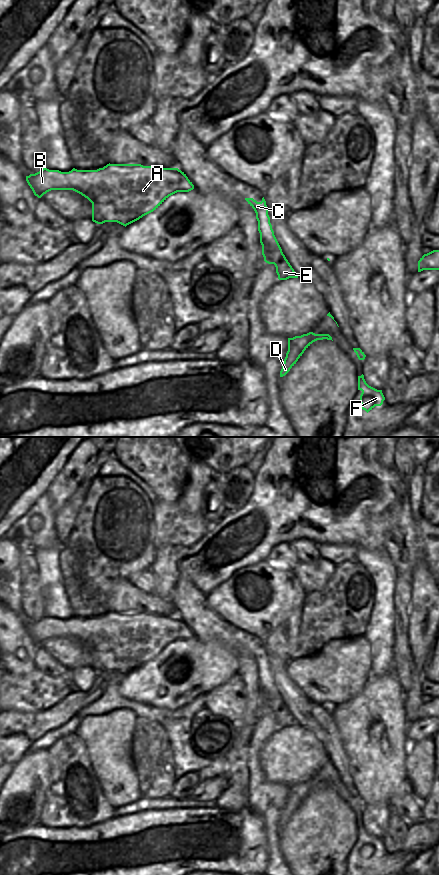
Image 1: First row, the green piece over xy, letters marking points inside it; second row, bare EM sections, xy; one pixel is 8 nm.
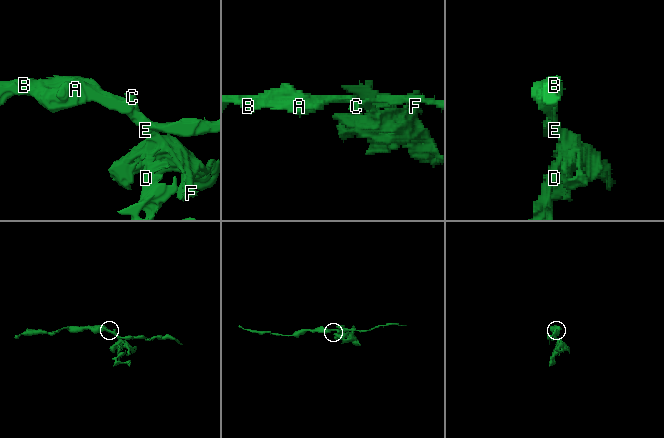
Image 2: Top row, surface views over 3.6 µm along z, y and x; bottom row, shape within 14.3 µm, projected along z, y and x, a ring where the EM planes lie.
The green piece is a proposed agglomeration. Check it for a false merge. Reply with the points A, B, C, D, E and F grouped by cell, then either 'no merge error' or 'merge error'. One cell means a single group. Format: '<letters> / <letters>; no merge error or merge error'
A B C / D E F; merge error

